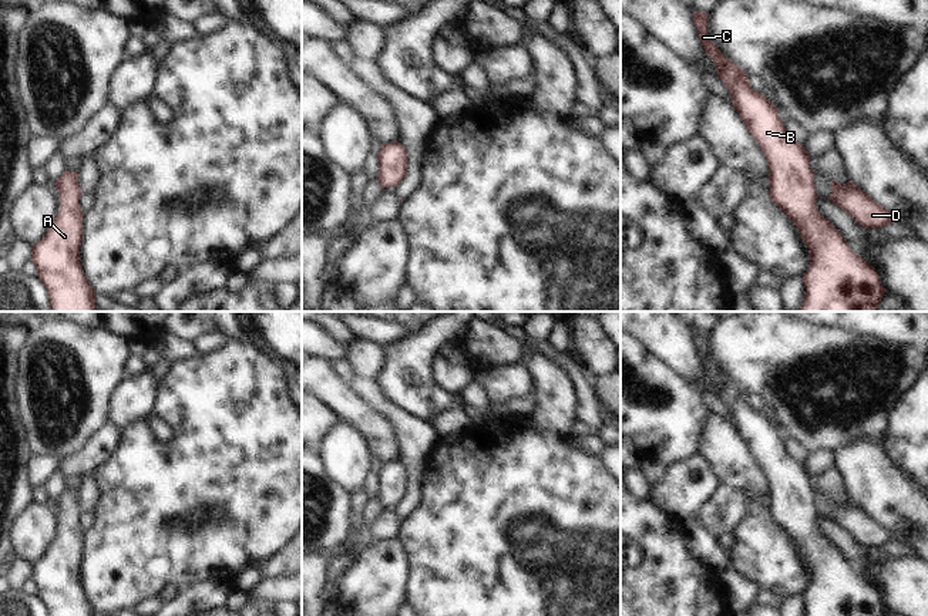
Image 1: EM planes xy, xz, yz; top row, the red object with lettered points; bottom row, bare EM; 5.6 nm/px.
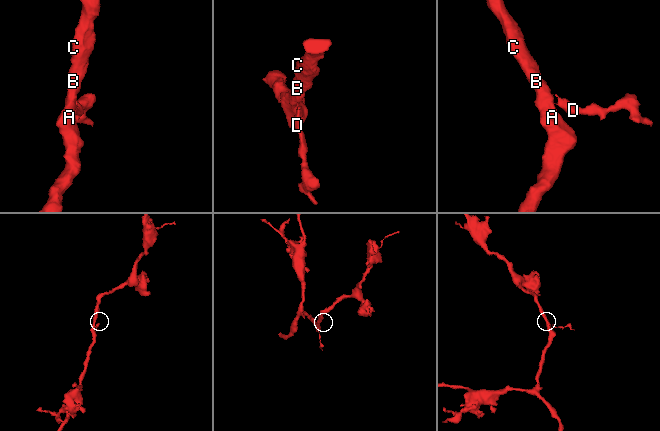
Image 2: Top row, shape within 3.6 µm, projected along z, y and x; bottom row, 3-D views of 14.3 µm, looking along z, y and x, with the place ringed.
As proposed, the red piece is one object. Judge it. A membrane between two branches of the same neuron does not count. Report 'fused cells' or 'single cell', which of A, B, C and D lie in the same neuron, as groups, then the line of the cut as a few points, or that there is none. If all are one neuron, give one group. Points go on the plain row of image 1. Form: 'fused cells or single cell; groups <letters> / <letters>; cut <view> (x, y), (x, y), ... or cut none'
fused cells; groups A B C / D; cut yz (812, 490), (813, 497)

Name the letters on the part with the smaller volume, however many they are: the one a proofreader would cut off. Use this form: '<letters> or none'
D

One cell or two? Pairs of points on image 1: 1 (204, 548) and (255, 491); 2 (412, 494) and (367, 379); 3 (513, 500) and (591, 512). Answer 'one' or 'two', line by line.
1: one
2: one
3: one

